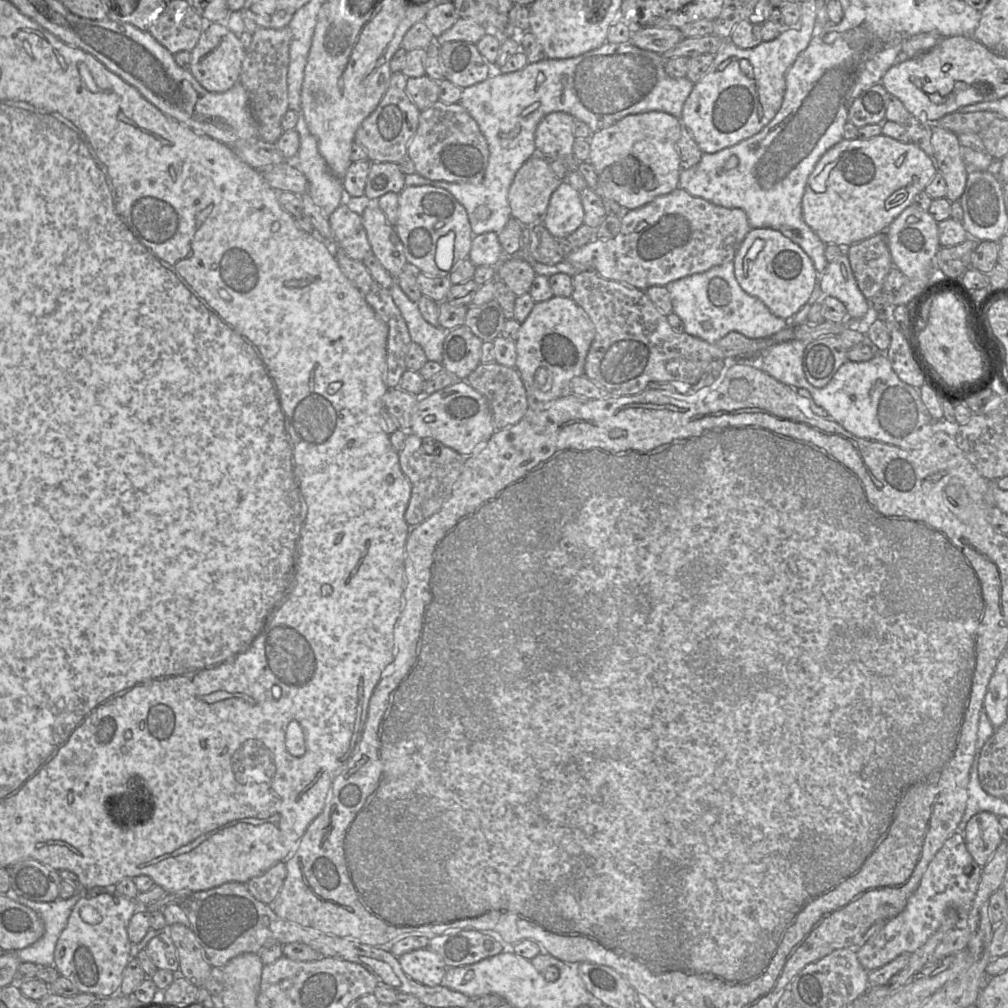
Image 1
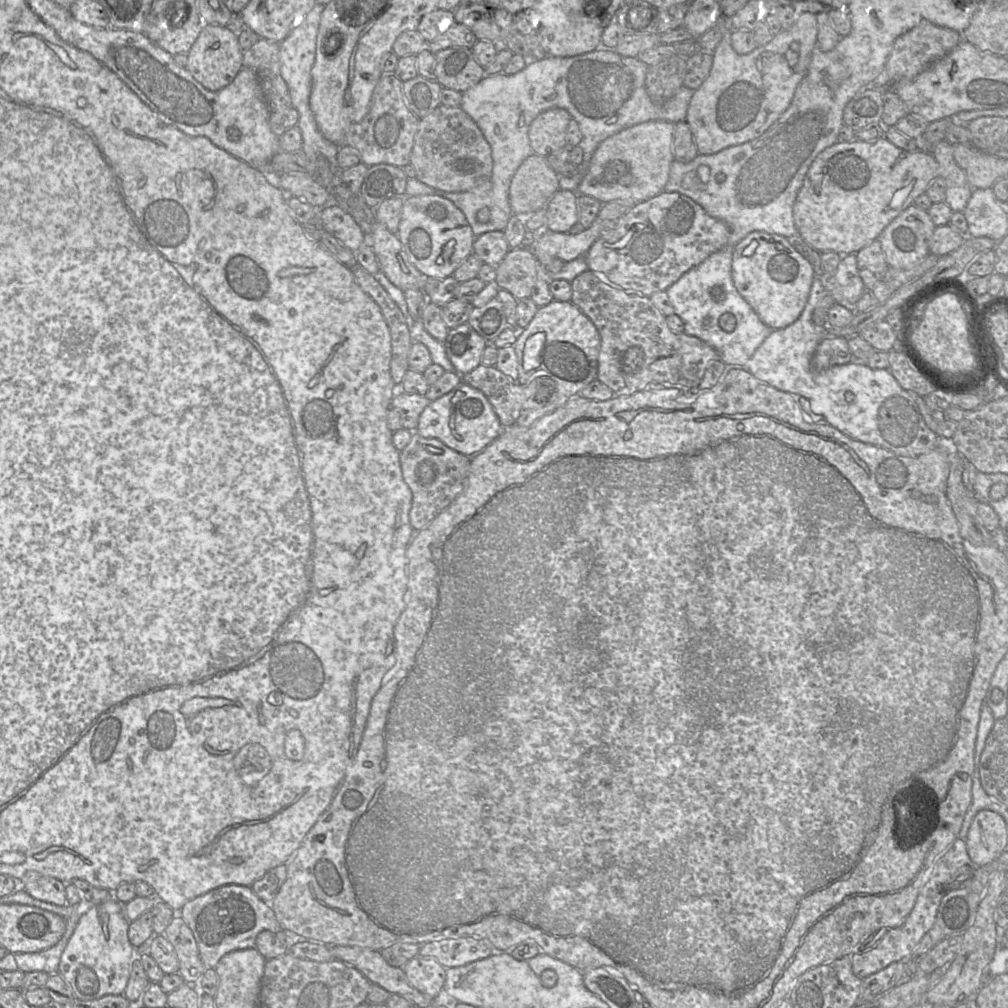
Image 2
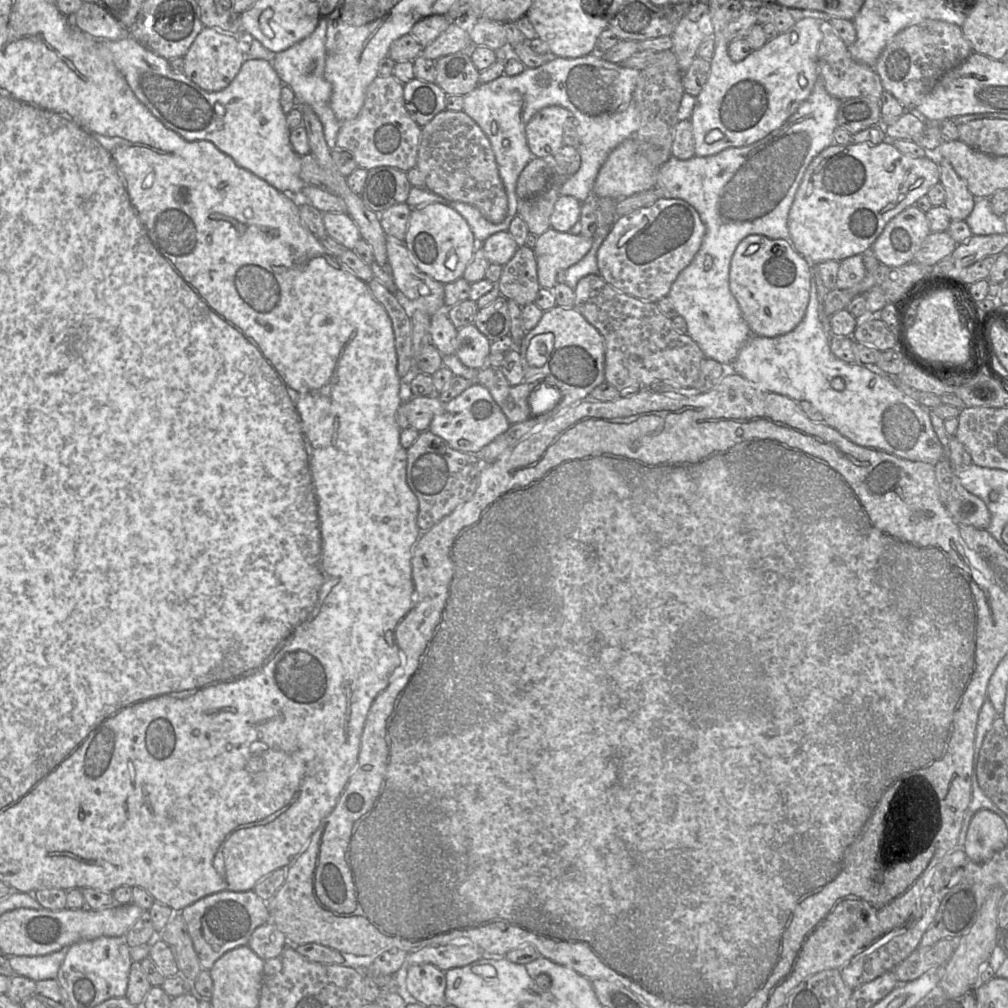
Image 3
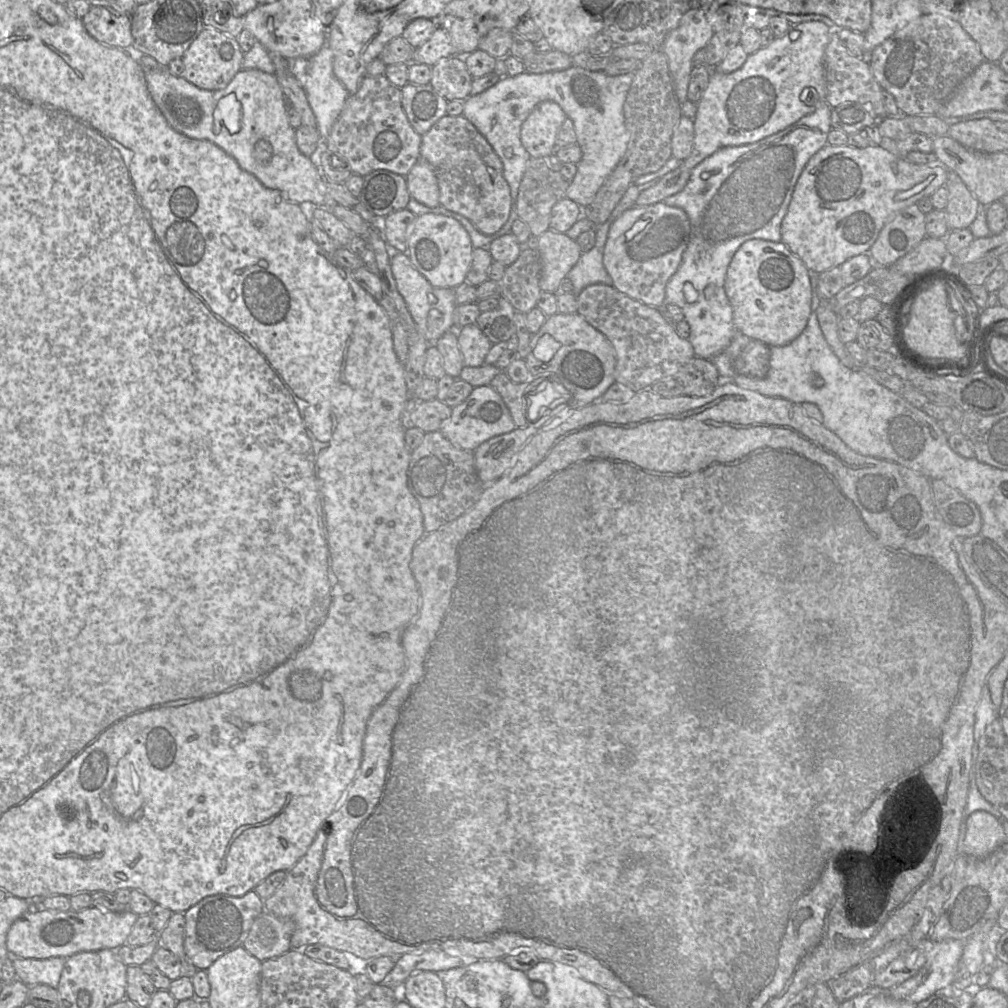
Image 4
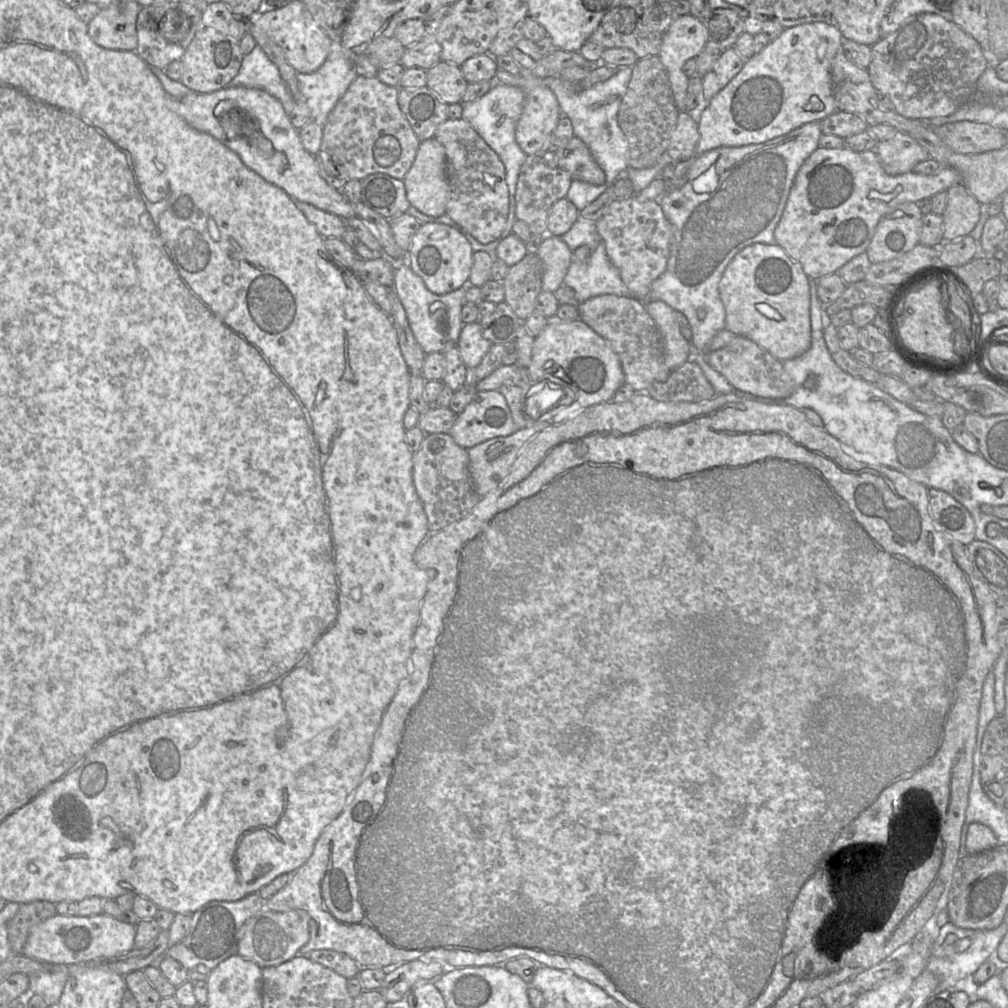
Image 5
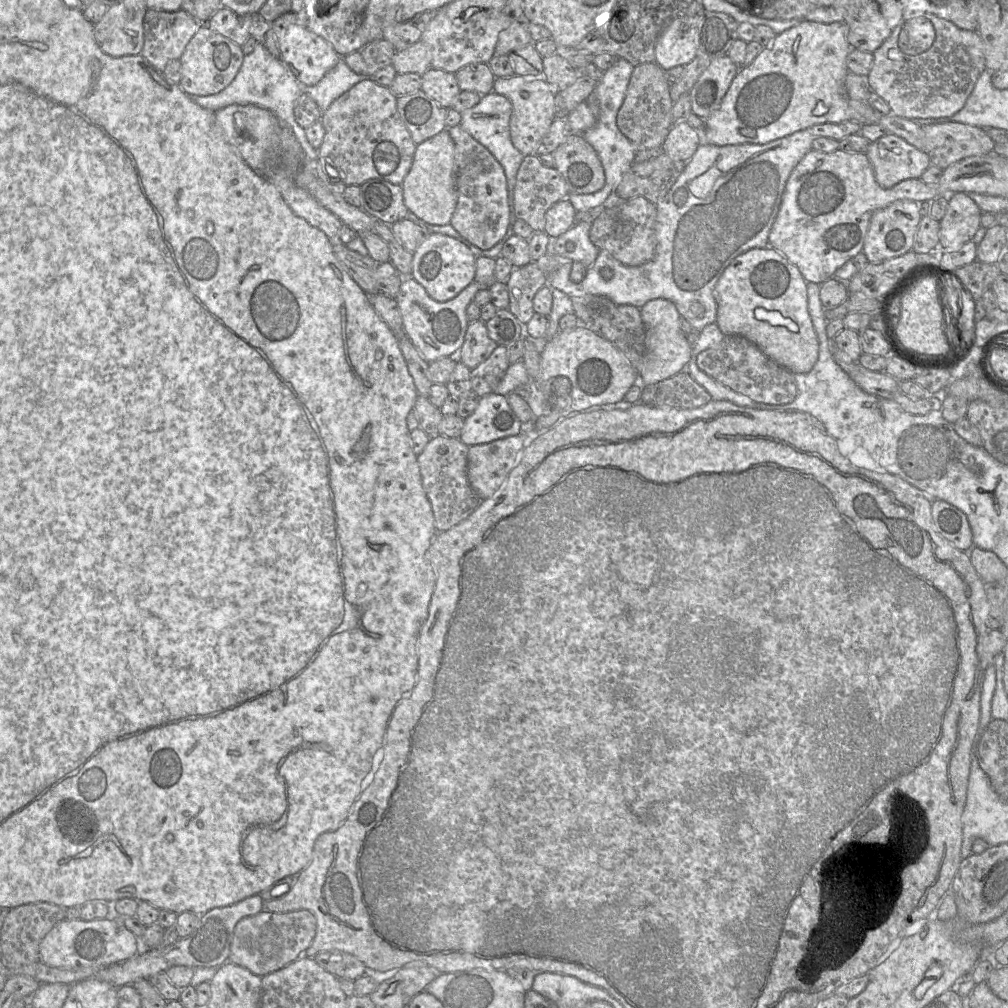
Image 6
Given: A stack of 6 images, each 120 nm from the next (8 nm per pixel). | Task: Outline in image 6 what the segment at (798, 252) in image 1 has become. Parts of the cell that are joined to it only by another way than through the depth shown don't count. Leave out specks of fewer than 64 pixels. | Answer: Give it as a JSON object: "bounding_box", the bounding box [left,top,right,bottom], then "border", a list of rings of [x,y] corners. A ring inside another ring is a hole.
{"bounding_box":[714,246,818,373],"border":[[[767,246],[751,249],[725,268],[714,287],[716,324],[724,335],[738,335],[755,344],[765,355],[792,373],[809,372],[818,358],[818,338],[808,312],[807,282],[798,268],[780,252]]]}

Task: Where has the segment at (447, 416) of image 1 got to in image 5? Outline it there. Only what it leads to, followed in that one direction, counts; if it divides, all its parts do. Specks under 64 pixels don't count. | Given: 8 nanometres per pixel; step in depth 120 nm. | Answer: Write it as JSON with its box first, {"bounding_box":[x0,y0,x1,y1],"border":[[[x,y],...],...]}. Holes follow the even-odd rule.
{"bounding_box":[449,390,518,449],"border":[[[487,390],[478,391],[457,415],[449,434],[460,447],[470,449],[492,438],[509,436],[518,429],[503,395],[498,390]]]}

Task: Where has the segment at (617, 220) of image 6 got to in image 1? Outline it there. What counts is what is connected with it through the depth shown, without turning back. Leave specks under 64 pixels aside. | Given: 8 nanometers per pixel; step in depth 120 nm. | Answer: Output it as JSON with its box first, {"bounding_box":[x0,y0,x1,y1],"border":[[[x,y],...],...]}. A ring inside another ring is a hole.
{"bounding_box":[564,187,750,291],"border":[[[678,187],[640,208],[625,210],[621,215],[621,228],[616,236],[610,239],[594,239],[584,246],[572,249],[564,261],[570,263],[577,271],[595,272],[607,280],[645,291],[652,286],[666,286],[681,278],[733,262],[750,229],[743,210],[717,206],[703,198],[691,196]]]}

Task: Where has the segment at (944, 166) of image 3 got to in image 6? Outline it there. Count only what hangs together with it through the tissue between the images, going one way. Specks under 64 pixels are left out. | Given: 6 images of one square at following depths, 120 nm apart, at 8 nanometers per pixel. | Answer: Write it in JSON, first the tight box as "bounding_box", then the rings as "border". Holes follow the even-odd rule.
{"bounding_box":[938,192,982,250],"border":[[[957,192],[949,195],[946,213],[940,221],[938,250],[957,250],[972,241],[981,227],[982,213],[967,193]]]}

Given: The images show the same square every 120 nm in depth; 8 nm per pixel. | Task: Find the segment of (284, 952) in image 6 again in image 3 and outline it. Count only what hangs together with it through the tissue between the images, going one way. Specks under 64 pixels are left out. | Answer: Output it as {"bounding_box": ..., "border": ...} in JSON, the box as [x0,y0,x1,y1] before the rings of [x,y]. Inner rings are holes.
{"bounding_box":[247,921,292,961],"border":[[[271,921],[257,927],[247,944],[264,961],[280,955],[288,945],[292,944]]]}

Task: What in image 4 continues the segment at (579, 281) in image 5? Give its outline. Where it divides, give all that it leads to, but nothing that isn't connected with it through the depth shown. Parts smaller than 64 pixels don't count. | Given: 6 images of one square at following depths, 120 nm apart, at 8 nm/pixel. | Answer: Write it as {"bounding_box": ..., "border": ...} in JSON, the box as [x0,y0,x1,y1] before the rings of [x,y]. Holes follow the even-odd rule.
{"bounding_box":[567,220,615,296],"border":[[[606,220],[596,227],[595,245],[587,252],[583,252],[577,263],[567,274],[573,284],[576,296],[587,286],[592,284],[613,284],[612,278],[604,267],[603,253],[609,229],[615,220]]]}

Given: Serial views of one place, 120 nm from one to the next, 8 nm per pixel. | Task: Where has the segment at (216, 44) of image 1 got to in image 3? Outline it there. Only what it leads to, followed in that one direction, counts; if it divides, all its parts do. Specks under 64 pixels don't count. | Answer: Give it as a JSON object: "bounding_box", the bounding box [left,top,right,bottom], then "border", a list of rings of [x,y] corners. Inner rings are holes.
{"bounding_box":[184,27,246,92],"border":[[[203,27],[184,58],[184,73],[202,89],[216,92],[226,88],[239,72],[246,55],[238,47],[237,35]]]}

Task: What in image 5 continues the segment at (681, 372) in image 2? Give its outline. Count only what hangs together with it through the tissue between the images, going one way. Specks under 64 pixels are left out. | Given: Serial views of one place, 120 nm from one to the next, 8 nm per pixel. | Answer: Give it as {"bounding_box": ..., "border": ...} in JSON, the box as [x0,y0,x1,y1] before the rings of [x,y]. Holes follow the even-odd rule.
{"bounding_box":[577,294,672,392],"border":[[[603,294],[577,305],[579,319],[605,339],[619,357],[624,383],[636,392],[645,392],[655,383],[666,380],[672,370],[664,363],[660,331],[643,301],[633,296]]]}

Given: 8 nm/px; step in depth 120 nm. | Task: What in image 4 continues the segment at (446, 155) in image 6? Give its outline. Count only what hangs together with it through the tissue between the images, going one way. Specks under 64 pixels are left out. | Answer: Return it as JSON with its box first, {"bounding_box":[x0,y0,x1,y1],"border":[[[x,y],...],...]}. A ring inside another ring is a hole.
{"bounding_box":[405,158,440,207],"border":[[[420,158],[405,177],[412,198],[429,207],[440,205],[438,180],[427,161]]]}

